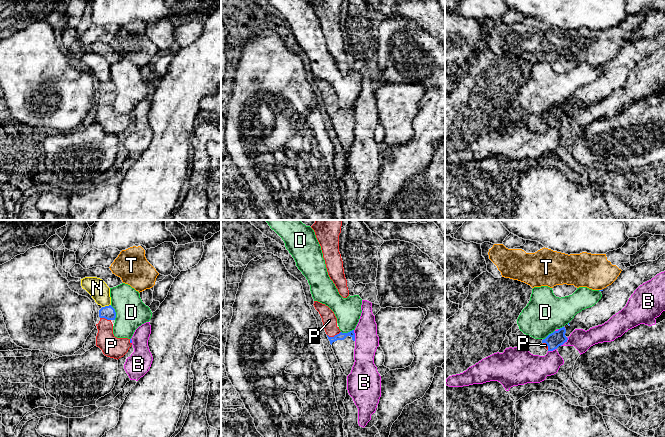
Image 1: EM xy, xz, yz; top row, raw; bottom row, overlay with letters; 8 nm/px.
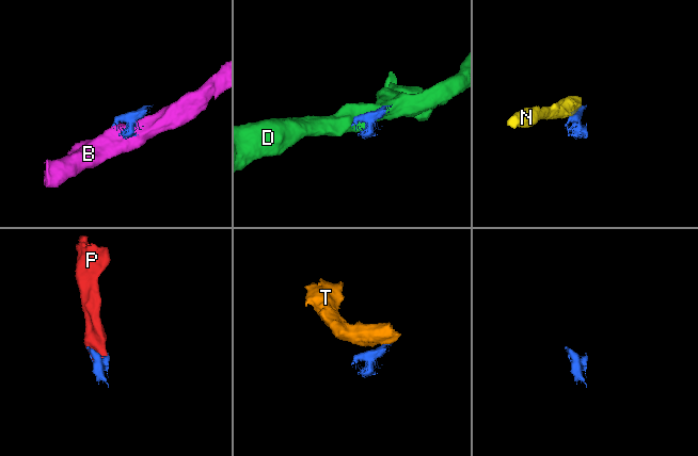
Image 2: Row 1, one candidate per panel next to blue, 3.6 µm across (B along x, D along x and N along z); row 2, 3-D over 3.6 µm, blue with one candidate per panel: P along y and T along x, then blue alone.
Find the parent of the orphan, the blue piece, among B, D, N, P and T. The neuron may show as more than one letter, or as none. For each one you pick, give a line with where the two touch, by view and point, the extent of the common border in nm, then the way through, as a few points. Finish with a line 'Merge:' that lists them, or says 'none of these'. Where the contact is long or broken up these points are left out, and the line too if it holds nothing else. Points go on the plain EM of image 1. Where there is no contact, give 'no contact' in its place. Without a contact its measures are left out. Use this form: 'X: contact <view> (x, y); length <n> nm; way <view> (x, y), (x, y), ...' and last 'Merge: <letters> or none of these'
P: contact xz (334, 112); length 120 nm; way xz (341, 112), (334, 112), (329, 96)
Merge: P

